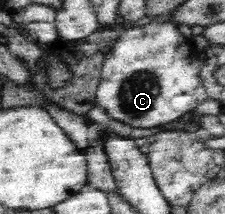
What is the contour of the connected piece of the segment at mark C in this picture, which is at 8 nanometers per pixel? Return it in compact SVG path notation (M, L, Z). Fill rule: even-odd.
M147 23L123 31L107 51L102 63L102 74L96 91L96 104L105 109L111 119L127 123L131 127L147 129L164 126L191 112L207 99L205 87L199 80L199 52L173 23Z

